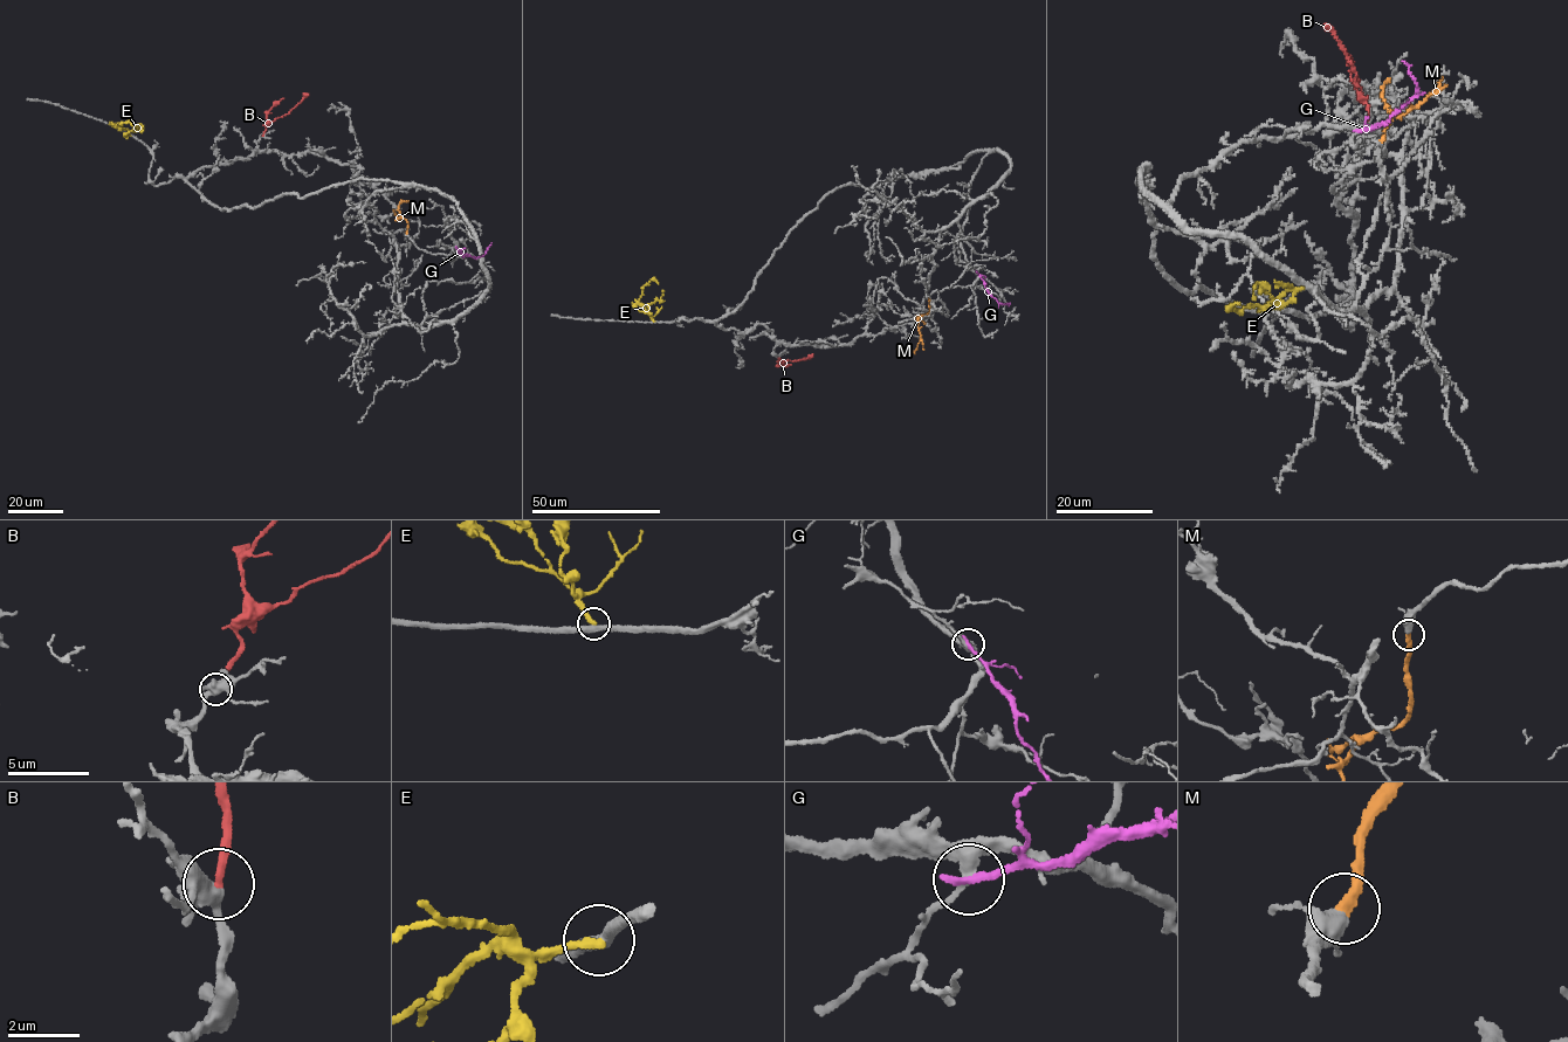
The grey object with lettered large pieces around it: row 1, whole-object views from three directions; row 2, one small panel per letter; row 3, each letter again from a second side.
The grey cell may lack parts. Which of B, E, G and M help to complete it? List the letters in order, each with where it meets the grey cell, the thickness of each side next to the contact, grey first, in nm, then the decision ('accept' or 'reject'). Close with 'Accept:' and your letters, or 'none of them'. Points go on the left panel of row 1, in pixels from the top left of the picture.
B: contact (262, 136); calibres 420 and 280 nm; accept
E: contact (130, 135); calibres 320 and 260 nm; reject
G: contact (456, 248); calibres 260 and 280 nm; reject
M: contact (406, 233); calibres 320 and 320 nm; accept
Accept: B, M

